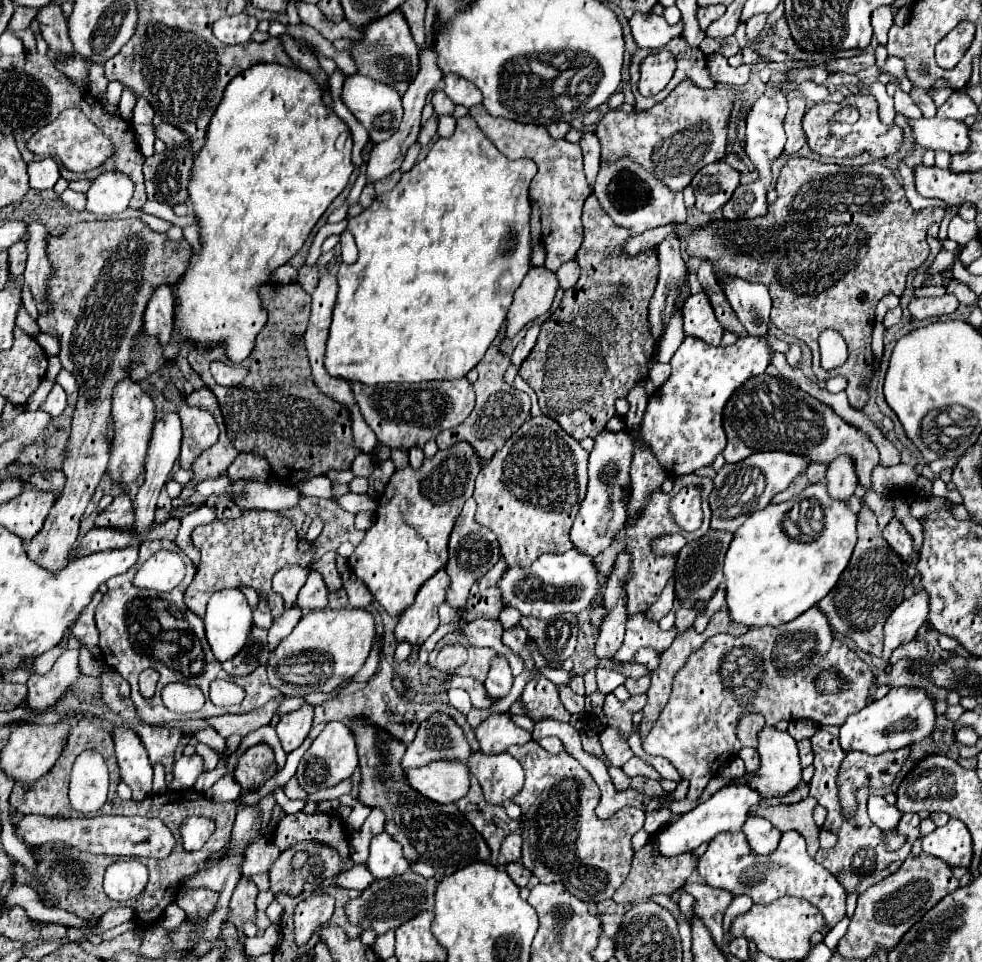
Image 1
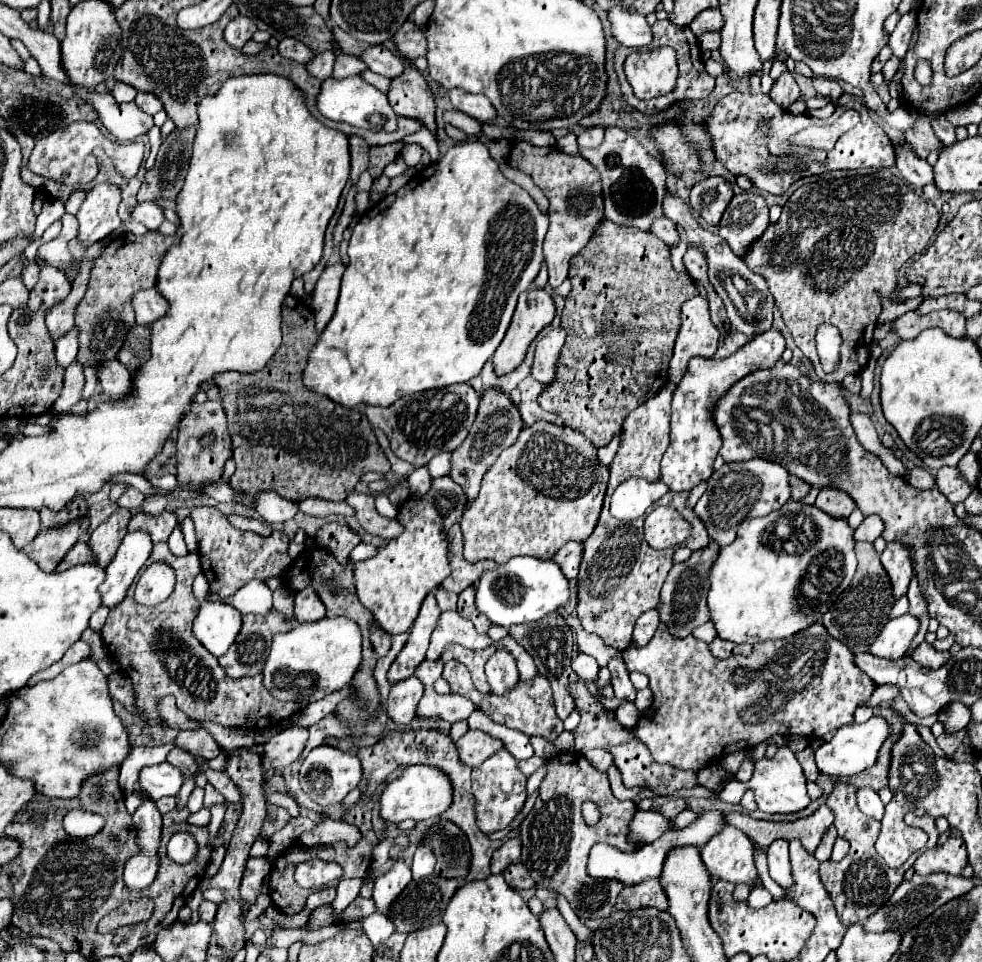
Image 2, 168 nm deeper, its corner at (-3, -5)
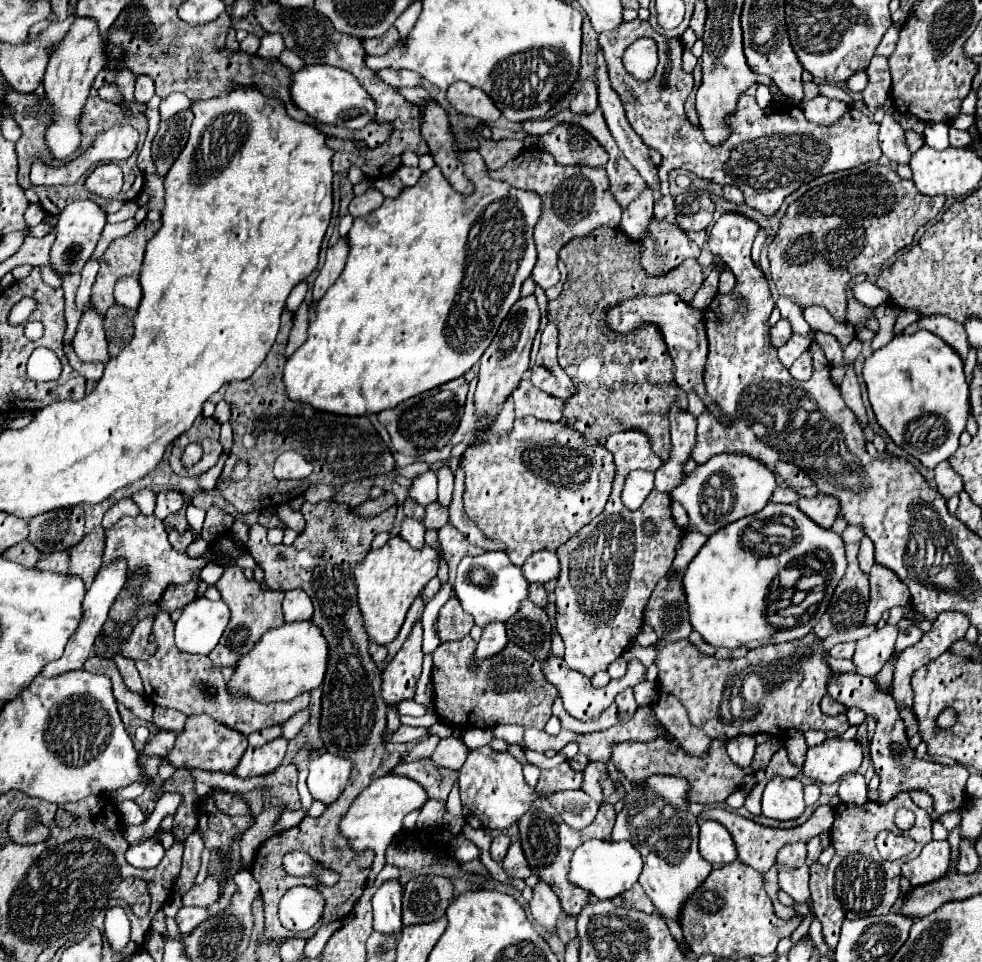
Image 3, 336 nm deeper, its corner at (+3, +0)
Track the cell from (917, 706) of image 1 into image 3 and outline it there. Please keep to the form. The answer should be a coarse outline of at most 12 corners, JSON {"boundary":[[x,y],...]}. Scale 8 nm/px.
{"boundary":[[838,736],[808,748],[804,774],[832,784],[860,768],[858,740]]}

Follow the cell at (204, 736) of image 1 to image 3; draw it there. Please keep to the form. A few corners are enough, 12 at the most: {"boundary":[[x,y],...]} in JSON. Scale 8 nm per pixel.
{"boundary":[[160,730],[142,750],[148,756],[166,756],[178,734]]}

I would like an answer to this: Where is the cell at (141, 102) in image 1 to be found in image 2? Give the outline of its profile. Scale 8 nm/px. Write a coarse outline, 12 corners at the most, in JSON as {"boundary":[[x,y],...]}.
{"boundary":[[152,93],[136,95],[136,105],[154,115],[162,101]]}

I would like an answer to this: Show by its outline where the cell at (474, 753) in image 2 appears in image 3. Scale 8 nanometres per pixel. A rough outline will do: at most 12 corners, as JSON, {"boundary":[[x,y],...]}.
{"boundary":[[442,738],[432,758],[438,766],[460,770],[470,754],[462,738]]}

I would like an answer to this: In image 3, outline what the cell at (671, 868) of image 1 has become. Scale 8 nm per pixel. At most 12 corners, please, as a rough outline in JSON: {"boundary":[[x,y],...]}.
{"boundary":[[642,886],[630,890],[612,900],[616,906],[654,912],[654,906]]}

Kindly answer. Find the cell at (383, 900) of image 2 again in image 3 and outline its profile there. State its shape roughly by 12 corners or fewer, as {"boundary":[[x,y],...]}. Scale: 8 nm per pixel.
{"boundary":[[384,882],[372,896],[374,930],[402,928],[402,884]]}

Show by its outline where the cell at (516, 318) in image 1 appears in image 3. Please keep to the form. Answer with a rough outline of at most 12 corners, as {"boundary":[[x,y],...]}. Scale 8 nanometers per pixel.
{"boundary":[[520,298],[480,358],[478,416],[520,384],[540,324]]}

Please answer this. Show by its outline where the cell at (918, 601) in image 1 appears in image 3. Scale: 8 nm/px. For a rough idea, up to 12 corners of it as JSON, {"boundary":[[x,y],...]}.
{"boundary":[[898,626],[856,642],[858,674],[876,676],[892,656]]}

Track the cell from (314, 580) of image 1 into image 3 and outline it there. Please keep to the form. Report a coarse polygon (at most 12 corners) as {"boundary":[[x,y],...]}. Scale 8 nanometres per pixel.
{"boundary":[[304,590],[286,592],[286,622],[310,620],[312,600]]}

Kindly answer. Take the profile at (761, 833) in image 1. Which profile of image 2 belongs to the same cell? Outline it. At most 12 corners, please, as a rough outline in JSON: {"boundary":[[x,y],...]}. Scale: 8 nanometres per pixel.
{"boundary":[[788,841],[768,849],[770,877],[782,887],[794,885]]}

